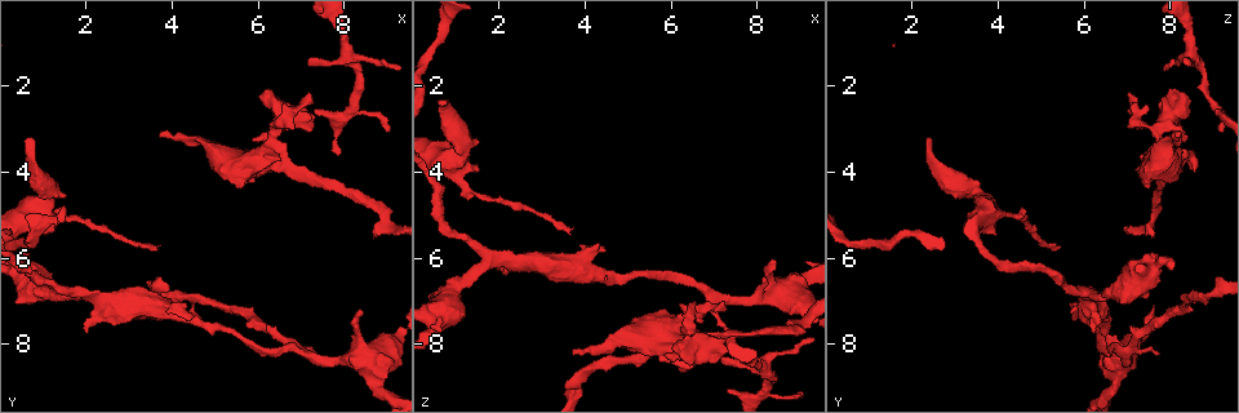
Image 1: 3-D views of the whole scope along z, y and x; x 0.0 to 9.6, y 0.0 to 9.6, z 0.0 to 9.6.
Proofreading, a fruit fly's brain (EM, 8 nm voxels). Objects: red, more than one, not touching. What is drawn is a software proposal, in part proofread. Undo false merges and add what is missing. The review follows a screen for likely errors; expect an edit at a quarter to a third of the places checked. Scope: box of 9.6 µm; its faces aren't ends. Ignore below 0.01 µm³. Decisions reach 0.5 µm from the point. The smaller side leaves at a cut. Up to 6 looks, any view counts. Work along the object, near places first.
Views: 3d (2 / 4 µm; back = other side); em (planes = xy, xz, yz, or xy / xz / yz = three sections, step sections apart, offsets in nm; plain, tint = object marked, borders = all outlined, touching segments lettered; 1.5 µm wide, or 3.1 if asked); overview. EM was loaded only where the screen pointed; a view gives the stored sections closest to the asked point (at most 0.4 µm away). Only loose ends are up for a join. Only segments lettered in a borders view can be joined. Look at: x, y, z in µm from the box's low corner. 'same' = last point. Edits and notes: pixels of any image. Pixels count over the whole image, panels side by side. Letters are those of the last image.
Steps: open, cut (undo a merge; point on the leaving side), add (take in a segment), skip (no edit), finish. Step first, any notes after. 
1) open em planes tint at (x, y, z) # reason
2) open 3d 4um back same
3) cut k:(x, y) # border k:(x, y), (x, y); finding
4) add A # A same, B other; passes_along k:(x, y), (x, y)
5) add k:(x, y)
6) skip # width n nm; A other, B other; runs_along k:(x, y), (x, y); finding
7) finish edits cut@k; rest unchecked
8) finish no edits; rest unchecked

open em xz step 8 borders at (0.65, 3.15, 2.45) # an open end

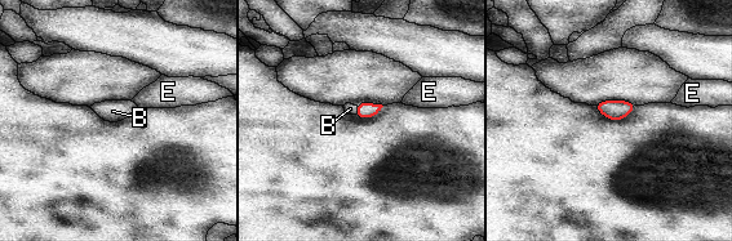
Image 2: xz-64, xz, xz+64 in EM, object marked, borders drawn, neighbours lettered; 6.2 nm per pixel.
open em planes borders same # cut it another way

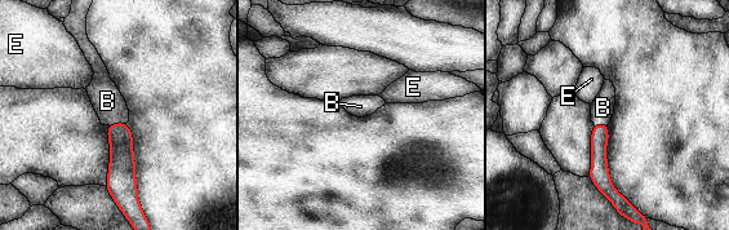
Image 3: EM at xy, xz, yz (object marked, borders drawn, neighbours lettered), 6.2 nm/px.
add 3:(107, 101) # B same, E other; passes_along 3:(121, 155), (116, 123), (107, 101); it goes on there

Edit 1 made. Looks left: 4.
open 3d 4um at (7.25, 1.40, 8.30) # branch stops here

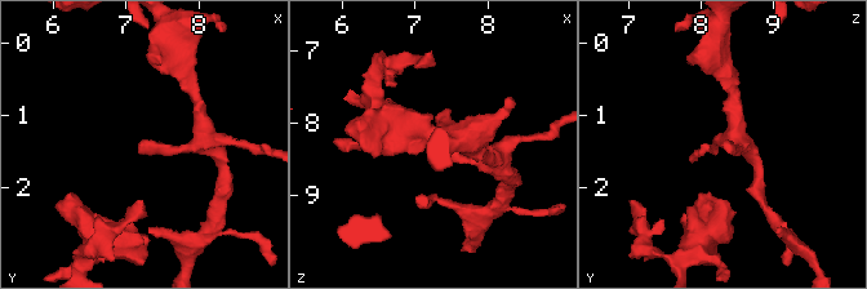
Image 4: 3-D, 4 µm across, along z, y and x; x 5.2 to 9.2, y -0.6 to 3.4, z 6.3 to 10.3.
open em yz step 4 borders at (7.25, 1.45, 8.30) # now the EM

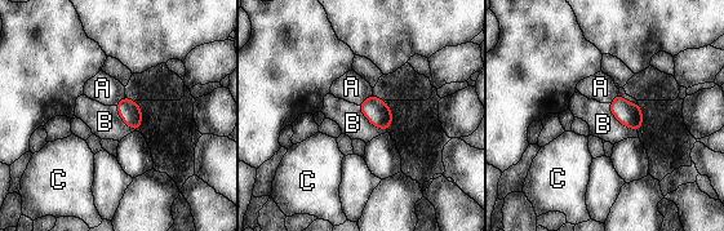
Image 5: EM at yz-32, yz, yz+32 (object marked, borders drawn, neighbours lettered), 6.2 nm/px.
open em planes borders same # another direction

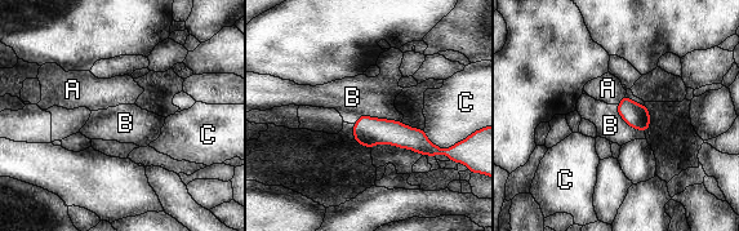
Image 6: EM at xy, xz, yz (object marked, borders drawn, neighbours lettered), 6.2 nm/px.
skip # width 160 nm; longest_contact B 320 nm; A other, B other, C other; none of them fits

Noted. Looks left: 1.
finish edits add@3; rest unchecked

